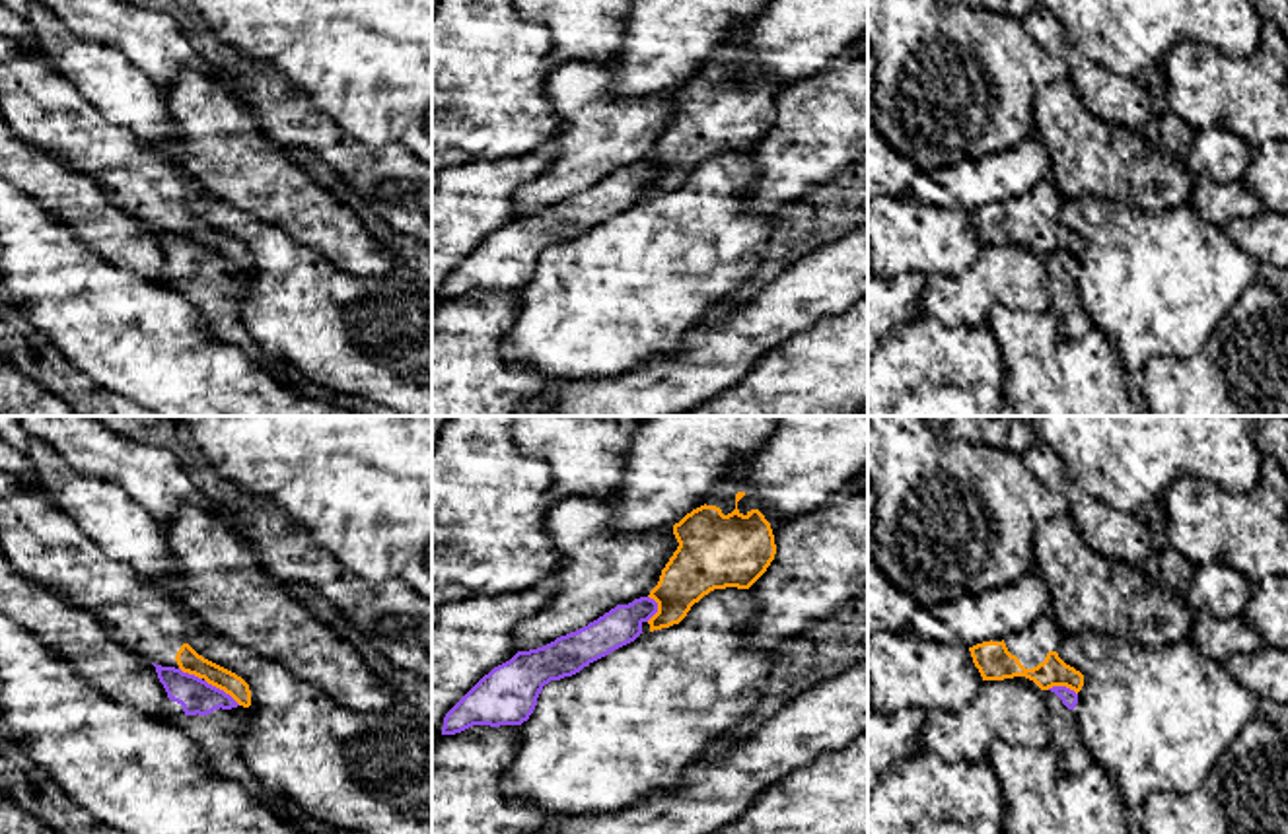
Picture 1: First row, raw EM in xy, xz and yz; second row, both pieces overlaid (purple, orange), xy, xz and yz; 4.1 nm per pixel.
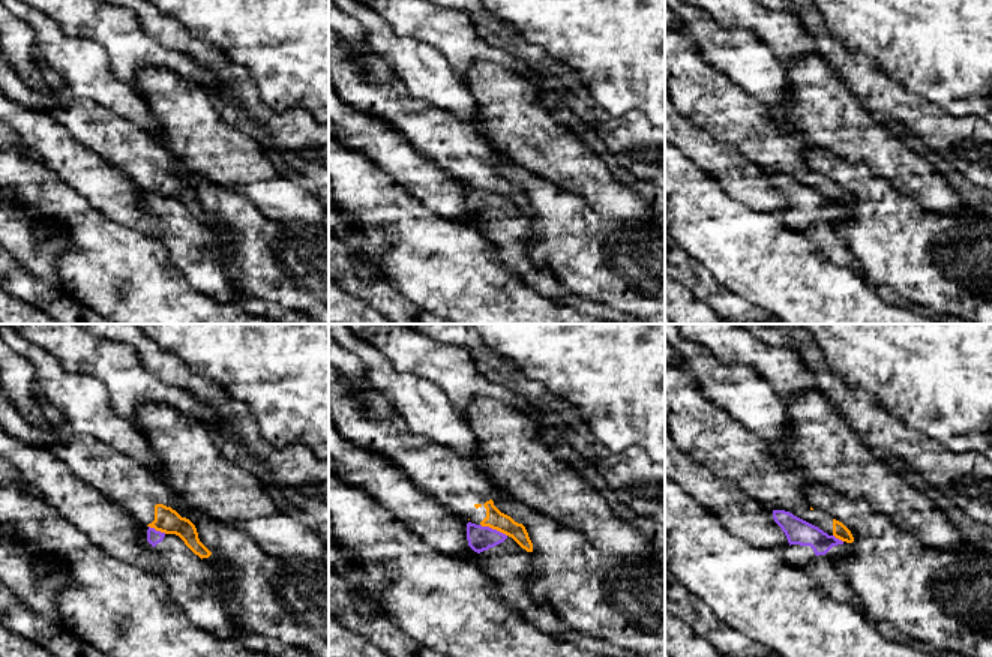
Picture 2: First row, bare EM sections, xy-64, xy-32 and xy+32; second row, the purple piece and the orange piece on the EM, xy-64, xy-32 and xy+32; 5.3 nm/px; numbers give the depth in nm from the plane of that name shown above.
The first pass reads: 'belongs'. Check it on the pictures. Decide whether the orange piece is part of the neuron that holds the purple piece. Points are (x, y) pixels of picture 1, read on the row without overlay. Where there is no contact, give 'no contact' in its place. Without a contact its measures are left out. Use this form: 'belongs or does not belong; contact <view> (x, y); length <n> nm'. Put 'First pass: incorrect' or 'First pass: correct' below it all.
does not belong; contact xy (222, 255); length 190 nm
First pass: incorrect

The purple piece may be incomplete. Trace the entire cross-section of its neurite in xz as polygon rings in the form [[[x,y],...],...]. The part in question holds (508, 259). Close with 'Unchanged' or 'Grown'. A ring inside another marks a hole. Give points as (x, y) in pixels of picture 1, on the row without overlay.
[[[650,161],[617,169],[588,191],[555,206],[518,216],[510,226],[484,239],[444,282],[442,299],[473,290],[521,290],[537,270],[545,249],[580,237],[590,227],[634,206],[642,189],[658,177]]]. Unchanged

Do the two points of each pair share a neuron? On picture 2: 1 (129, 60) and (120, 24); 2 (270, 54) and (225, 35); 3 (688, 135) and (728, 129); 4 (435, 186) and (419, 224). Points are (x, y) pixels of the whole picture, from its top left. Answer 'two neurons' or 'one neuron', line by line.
1: one neuron
2: one neuron
3: two neurons
4: two neurons

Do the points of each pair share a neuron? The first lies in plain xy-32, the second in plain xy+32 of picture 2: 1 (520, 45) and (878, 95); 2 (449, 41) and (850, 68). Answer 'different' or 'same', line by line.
1: same
2: different

